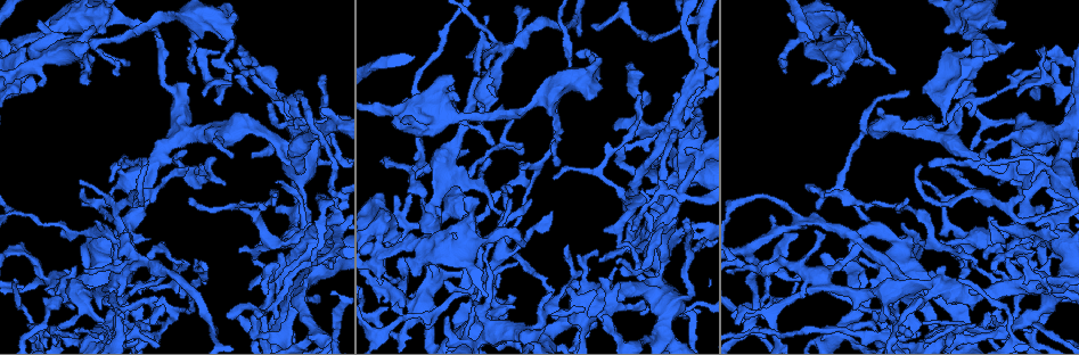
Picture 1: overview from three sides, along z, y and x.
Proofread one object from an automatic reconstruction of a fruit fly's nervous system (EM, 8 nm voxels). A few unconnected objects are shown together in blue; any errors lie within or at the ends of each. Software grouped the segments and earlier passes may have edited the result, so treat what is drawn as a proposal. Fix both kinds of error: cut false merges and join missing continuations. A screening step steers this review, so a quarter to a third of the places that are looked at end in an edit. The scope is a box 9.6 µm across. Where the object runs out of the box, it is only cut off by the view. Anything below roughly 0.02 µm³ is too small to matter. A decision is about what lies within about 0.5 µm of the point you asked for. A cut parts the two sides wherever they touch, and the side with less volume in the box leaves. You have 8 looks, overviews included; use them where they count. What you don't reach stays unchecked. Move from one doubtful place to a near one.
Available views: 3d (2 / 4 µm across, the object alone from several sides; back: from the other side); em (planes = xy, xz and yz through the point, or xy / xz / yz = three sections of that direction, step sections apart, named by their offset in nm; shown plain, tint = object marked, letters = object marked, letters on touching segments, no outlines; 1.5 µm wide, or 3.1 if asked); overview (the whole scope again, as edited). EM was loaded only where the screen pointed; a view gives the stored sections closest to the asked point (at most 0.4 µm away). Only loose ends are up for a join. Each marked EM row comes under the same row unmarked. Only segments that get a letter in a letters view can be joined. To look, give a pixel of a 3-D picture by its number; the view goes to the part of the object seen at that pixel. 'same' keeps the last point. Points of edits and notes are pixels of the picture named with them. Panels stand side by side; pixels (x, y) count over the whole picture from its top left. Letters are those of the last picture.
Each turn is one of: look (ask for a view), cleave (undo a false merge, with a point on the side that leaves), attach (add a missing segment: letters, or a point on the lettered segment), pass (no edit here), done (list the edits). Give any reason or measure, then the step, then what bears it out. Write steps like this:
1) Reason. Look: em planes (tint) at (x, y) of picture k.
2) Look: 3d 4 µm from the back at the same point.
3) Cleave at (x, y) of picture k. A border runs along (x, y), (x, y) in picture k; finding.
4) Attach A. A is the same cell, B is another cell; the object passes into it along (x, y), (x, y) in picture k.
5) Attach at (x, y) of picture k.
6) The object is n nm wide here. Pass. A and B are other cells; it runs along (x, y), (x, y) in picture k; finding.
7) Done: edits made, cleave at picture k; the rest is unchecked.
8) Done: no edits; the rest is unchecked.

Tapers out. Look: em planes (tint) at (276, 92) of picture 1.

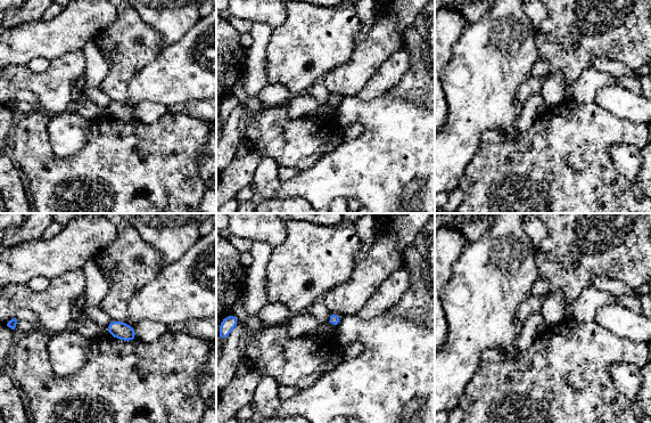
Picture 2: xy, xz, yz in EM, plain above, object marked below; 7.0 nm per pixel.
What lies round it. Look: em planes (letters) at the same point.

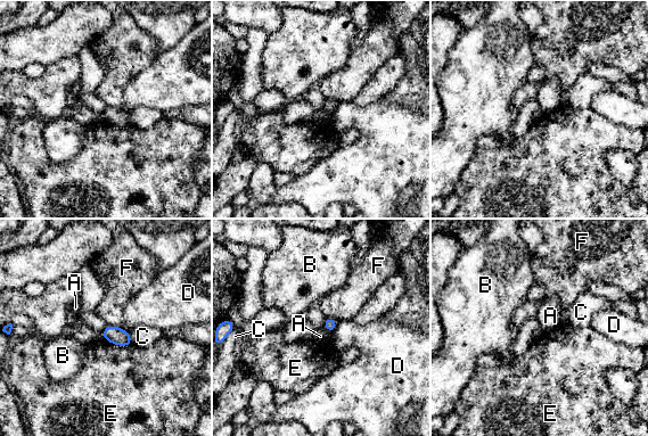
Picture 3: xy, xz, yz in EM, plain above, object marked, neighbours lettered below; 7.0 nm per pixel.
Pass. A, B, C, D, E and F are other cells; a border runs along (107, 325), (122, 328) in picture 3; no lettered segment goes on from it.

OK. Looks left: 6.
Four or more arms meet. Look: 3d 2 µm at (602, 321) of picture 1.

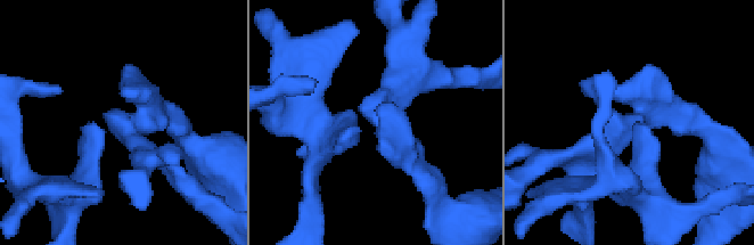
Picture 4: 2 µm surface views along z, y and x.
Look: em xz step 8 (tint) at (624, 132) of picture 4.

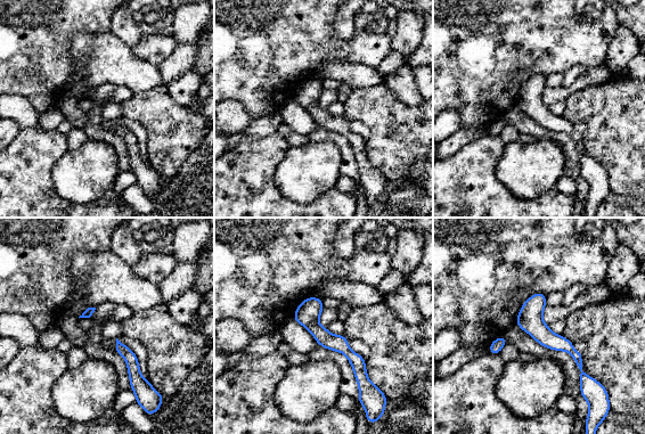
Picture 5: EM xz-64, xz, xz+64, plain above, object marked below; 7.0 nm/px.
Another direction. Look: em planes (letters) at the same point.

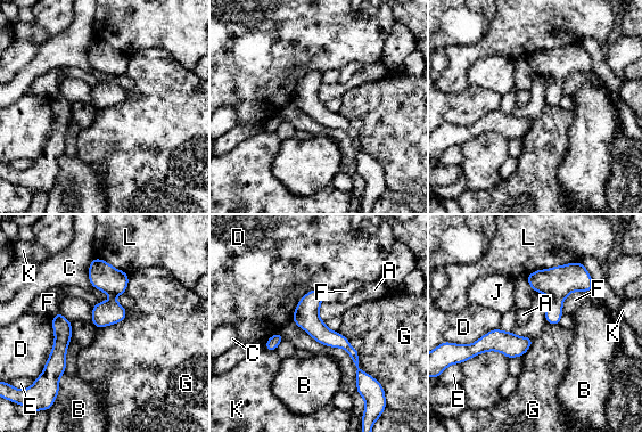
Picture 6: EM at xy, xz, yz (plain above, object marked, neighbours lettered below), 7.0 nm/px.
The longest contact is with D, 460 nm. Pass. A, B, C, D, E, F, G, J, K and L are other cells; a border runs along (322, 302), (319, 317), (323, 321) in picture 6; continuous, no second cell.

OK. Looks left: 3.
Three-way junction. Look: 3d 4 µm at (430, 245) of picture 1.

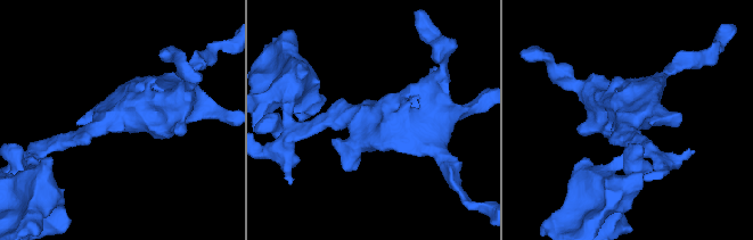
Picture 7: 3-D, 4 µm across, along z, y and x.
Now the EM. Look: em planes (tint) at (376, 122) of picture 7.

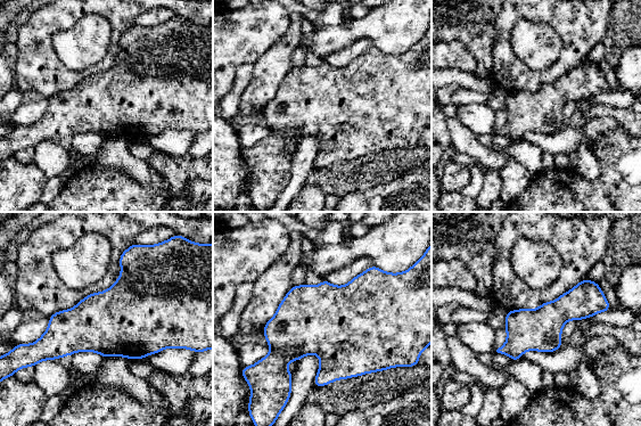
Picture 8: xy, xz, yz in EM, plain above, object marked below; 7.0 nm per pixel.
Look: em planes (letters) at the same point.

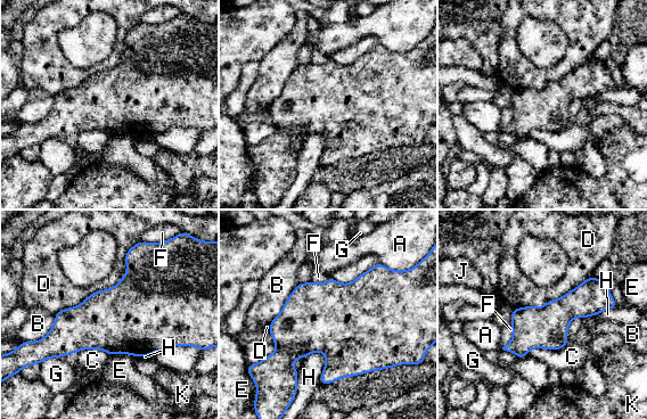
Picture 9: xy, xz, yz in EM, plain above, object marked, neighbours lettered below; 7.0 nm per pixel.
Pass. A, B, C, D, E, F, G, H, J and K are other cells; a border runs along (316, 351), (325, 355), (320, 384) in picture 9; all the same cell.

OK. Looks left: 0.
Done: no edits; the rest is unchecked.

